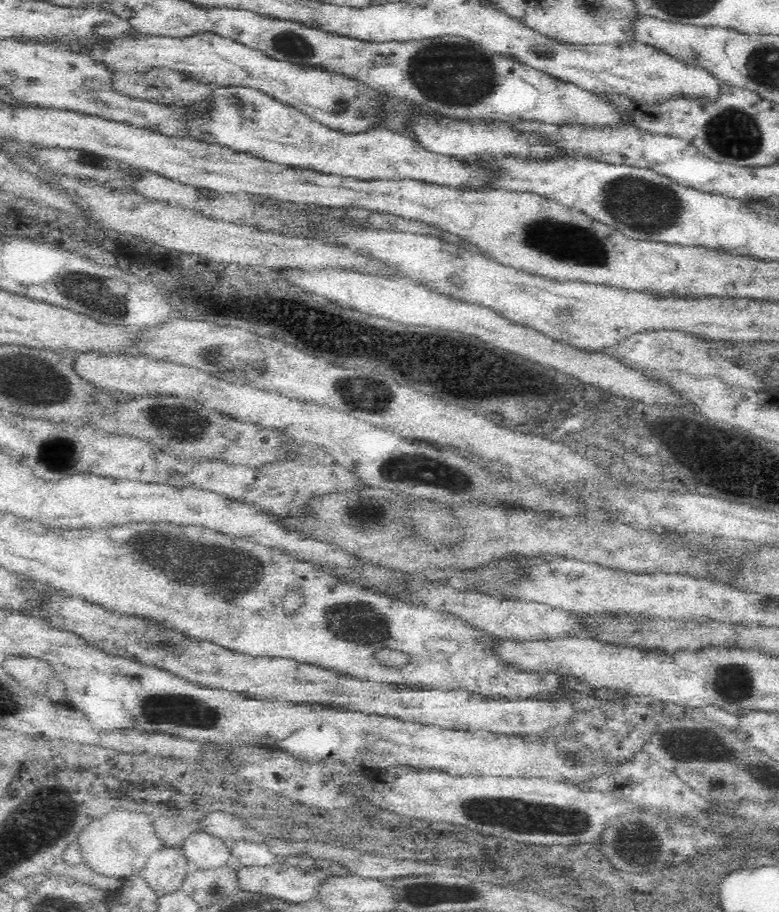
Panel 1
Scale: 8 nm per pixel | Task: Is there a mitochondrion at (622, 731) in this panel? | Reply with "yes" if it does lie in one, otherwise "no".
no

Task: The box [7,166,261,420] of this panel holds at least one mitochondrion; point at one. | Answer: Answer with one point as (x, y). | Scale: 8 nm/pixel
(113, 306)

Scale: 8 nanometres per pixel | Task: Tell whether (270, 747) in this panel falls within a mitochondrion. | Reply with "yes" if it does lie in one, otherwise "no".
no

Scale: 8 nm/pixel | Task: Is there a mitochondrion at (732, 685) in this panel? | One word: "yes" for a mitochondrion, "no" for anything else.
yes

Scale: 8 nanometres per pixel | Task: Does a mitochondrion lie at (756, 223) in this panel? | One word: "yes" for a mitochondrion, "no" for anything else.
no

